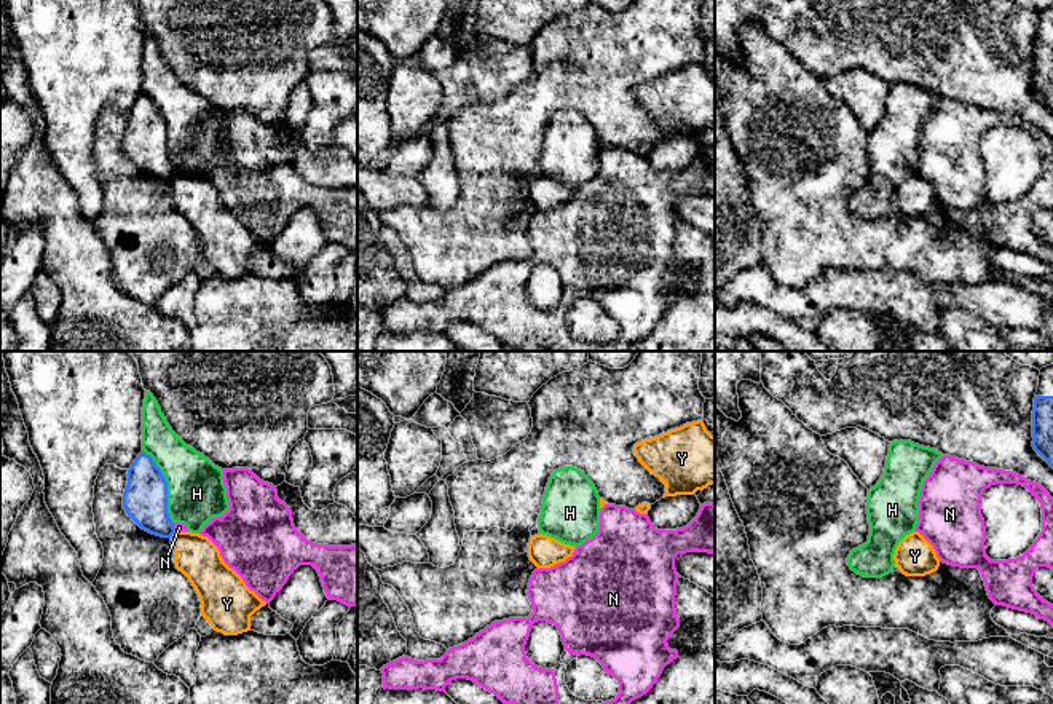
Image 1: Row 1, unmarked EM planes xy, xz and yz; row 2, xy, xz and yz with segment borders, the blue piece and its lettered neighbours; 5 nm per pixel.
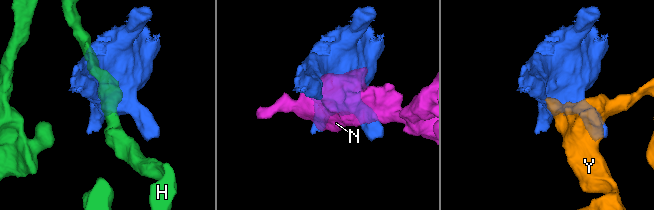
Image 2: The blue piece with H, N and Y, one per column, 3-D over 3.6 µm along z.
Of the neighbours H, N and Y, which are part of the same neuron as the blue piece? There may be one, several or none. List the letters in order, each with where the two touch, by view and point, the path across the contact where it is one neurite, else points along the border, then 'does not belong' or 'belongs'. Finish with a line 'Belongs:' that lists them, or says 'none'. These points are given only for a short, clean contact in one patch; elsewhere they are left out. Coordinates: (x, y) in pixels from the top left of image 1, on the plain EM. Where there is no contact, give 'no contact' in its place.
H: meets blue in xy at (166, 128); does not belong
N: meets blue in xy at (173, 170); does not belong
Y: meets blue in xy at (173, 176); border along xy (176, 174), (169, 179); does not belong
Belongs: none

